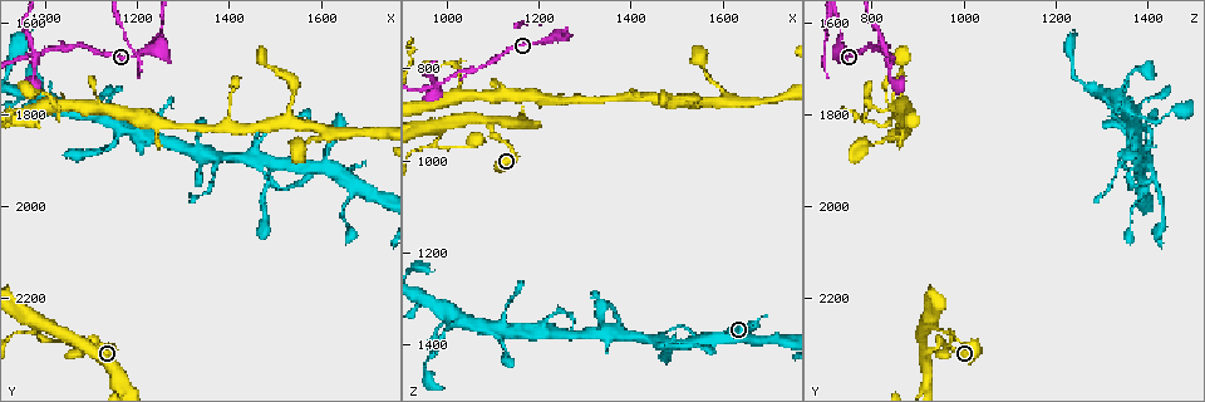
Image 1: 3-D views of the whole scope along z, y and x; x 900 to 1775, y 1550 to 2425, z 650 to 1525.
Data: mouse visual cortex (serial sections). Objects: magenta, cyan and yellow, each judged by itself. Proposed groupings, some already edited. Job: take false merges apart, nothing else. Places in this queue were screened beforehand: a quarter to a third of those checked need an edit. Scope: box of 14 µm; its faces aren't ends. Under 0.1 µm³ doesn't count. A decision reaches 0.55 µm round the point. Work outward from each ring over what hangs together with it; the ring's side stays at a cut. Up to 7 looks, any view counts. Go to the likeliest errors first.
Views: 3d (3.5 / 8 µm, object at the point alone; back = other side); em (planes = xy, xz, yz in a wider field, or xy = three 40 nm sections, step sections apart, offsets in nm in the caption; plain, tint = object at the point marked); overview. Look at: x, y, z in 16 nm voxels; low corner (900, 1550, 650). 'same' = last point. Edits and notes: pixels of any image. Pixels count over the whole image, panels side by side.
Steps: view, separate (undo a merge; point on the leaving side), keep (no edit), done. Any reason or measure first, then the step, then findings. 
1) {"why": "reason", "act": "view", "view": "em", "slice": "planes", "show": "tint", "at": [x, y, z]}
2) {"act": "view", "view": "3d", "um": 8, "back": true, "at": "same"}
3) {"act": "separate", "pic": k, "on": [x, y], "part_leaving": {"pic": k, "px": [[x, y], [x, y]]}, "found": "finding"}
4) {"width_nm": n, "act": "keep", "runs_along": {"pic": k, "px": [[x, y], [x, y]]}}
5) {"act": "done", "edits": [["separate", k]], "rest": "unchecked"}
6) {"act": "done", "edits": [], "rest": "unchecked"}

{"why": "looks like a crossing", "act": "view", "view": "em", "slice": "xy", "step": 3, "show": "tint", "at": [980, 1665, 830]}

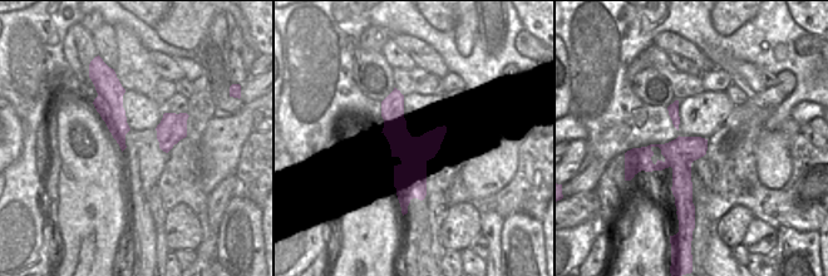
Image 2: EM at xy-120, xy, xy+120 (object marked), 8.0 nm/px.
{"act": "view", "view": "3d", "um": 3.5, "at": "same"}

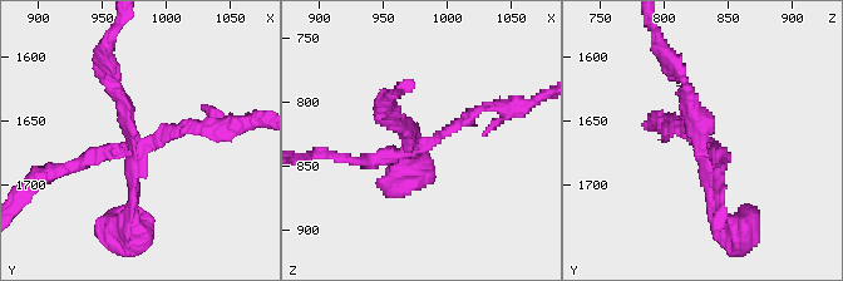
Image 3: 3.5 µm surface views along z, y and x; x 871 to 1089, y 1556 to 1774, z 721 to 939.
{"arms": 4, "arm_widths_nm": [100, 150, 150, 200], "act": "separate", "pic": 3, "on": [126, 102], "part_leaving": {"pic": 3, "px": [[139, 148], [132, 230], [104, 222]]}, "found": "two cells meet here"}

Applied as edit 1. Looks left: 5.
{"act": "view", "view": "overview"}

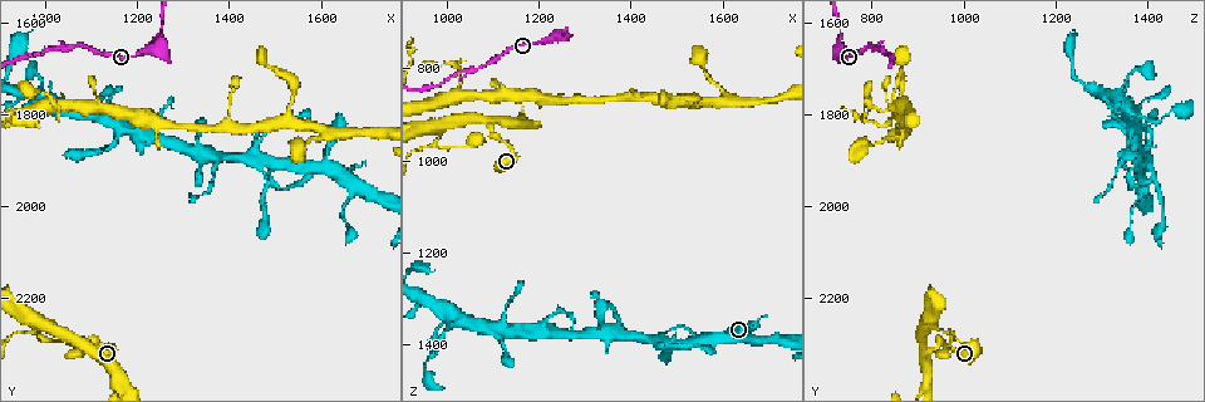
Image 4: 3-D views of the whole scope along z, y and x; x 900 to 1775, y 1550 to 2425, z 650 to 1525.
{"why": "sharp bend", "act": "view", "view": "3d", "um": 3.5, "at": [985, 2280, 975]}

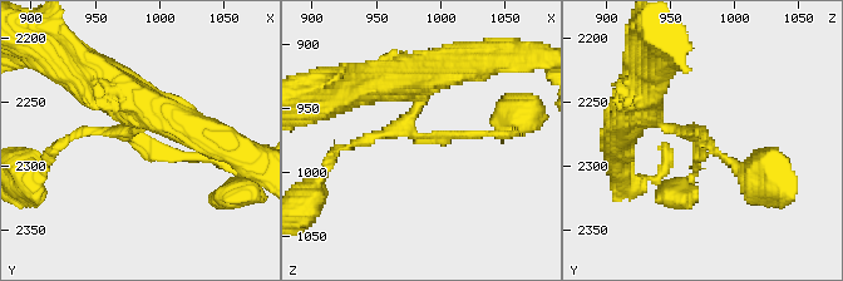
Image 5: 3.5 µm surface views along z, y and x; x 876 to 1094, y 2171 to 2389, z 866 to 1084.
{"why": "now the EM", "act": "view", "view": "em", "slice": "xy", "step": 3, "show": "tint", "at": [986, 2280, 974]}

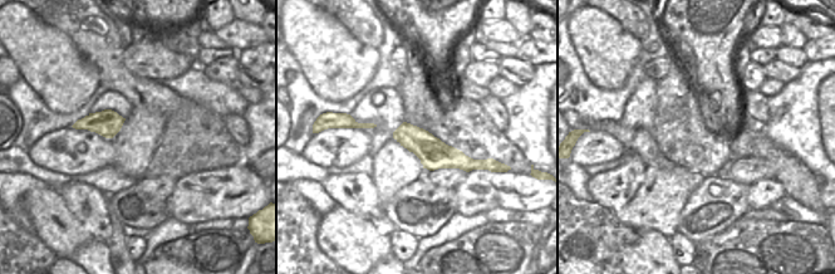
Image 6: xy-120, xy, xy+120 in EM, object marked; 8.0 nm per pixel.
{"act": "keep", "found": "continuous, no second cell"}

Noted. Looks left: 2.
{"act": "done", "edits": [["separate", 3]], "rest": "unchecked"}

